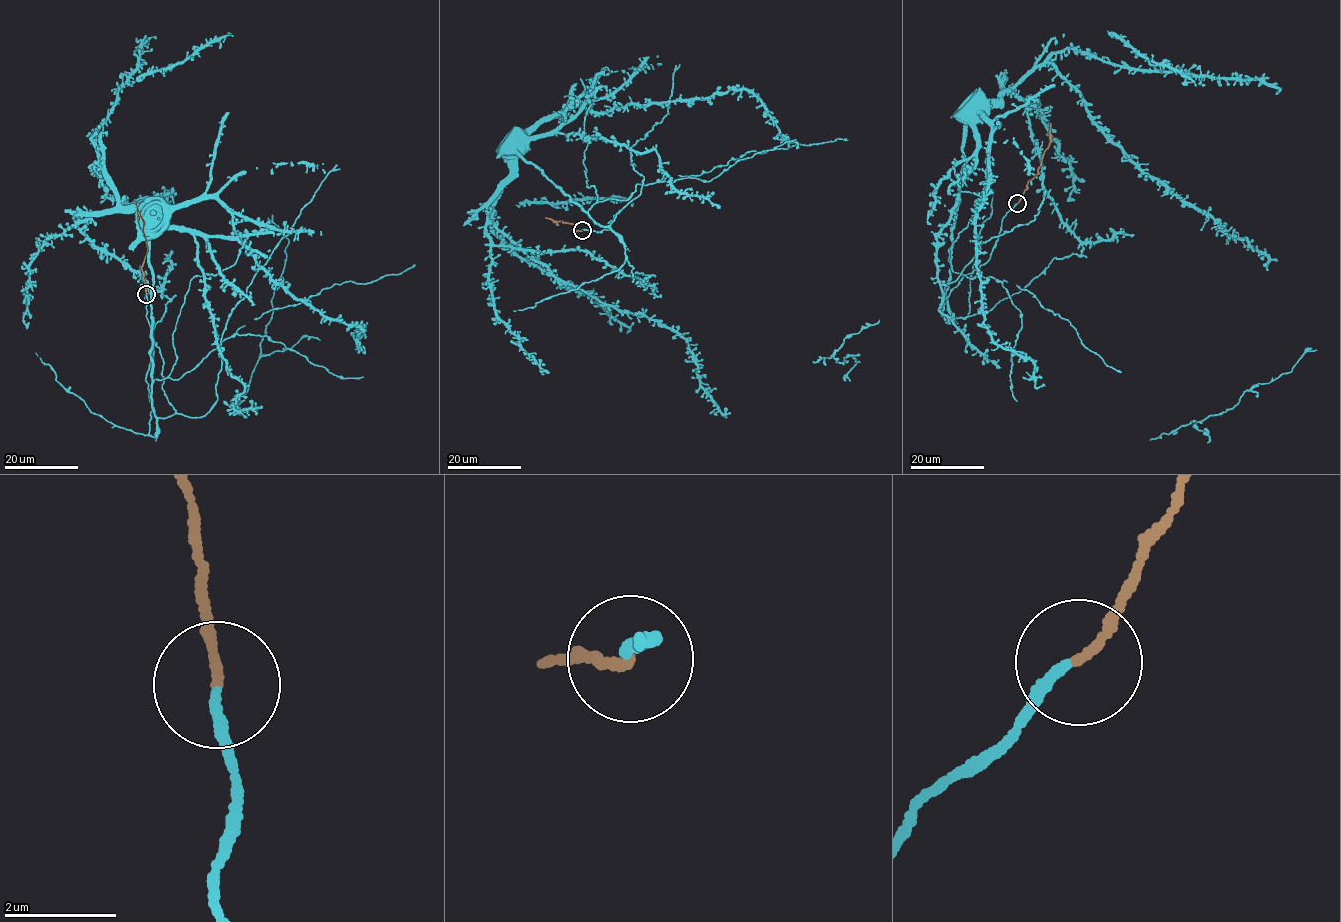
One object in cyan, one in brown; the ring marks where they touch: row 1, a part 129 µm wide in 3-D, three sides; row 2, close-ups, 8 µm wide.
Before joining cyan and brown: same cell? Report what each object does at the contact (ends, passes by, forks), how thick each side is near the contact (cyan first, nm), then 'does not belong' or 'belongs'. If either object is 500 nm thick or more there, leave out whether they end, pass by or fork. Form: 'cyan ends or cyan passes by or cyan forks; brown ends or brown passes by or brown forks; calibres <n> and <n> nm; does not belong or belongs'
cyan ends; brown ends; calibres 170 and 160 nm; belongs

